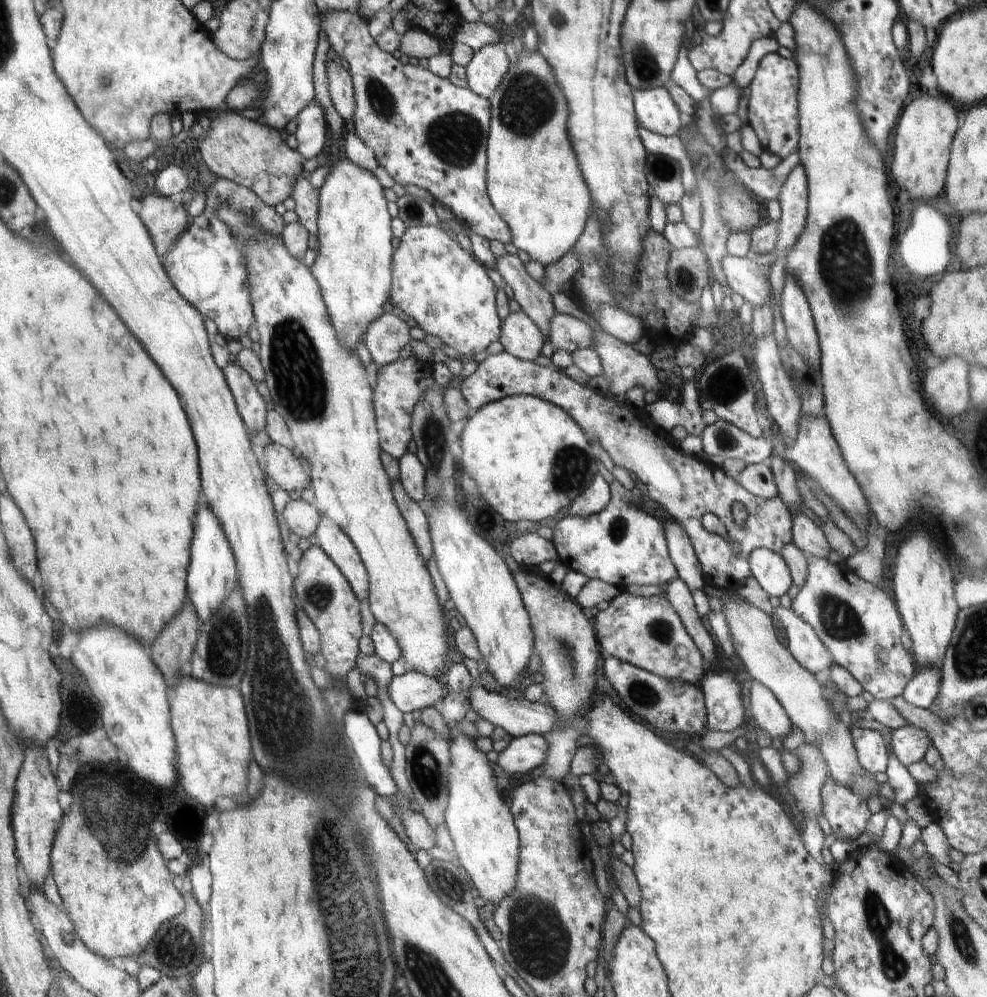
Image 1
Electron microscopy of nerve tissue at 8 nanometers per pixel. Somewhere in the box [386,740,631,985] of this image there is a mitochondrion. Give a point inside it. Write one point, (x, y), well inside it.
(539, 937)

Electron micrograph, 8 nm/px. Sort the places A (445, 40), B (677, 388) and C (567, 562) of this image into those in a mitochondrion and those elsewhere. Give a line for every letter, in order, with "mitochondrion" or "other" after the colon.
A: other
B: other
C: other

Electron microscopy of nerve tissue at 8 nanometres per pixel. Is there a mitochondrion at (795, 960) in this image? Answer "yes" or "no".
no

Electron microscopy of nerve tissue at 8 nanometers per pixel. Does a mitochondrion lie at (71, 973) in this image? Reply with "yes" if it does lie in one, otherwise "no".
no

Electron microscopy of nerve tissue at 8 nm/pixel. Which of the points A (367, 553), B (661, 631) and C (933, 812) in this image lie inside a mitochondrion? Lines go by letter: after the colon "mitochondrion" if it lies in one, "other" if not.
A: other
B: mitochondrion
C: other

